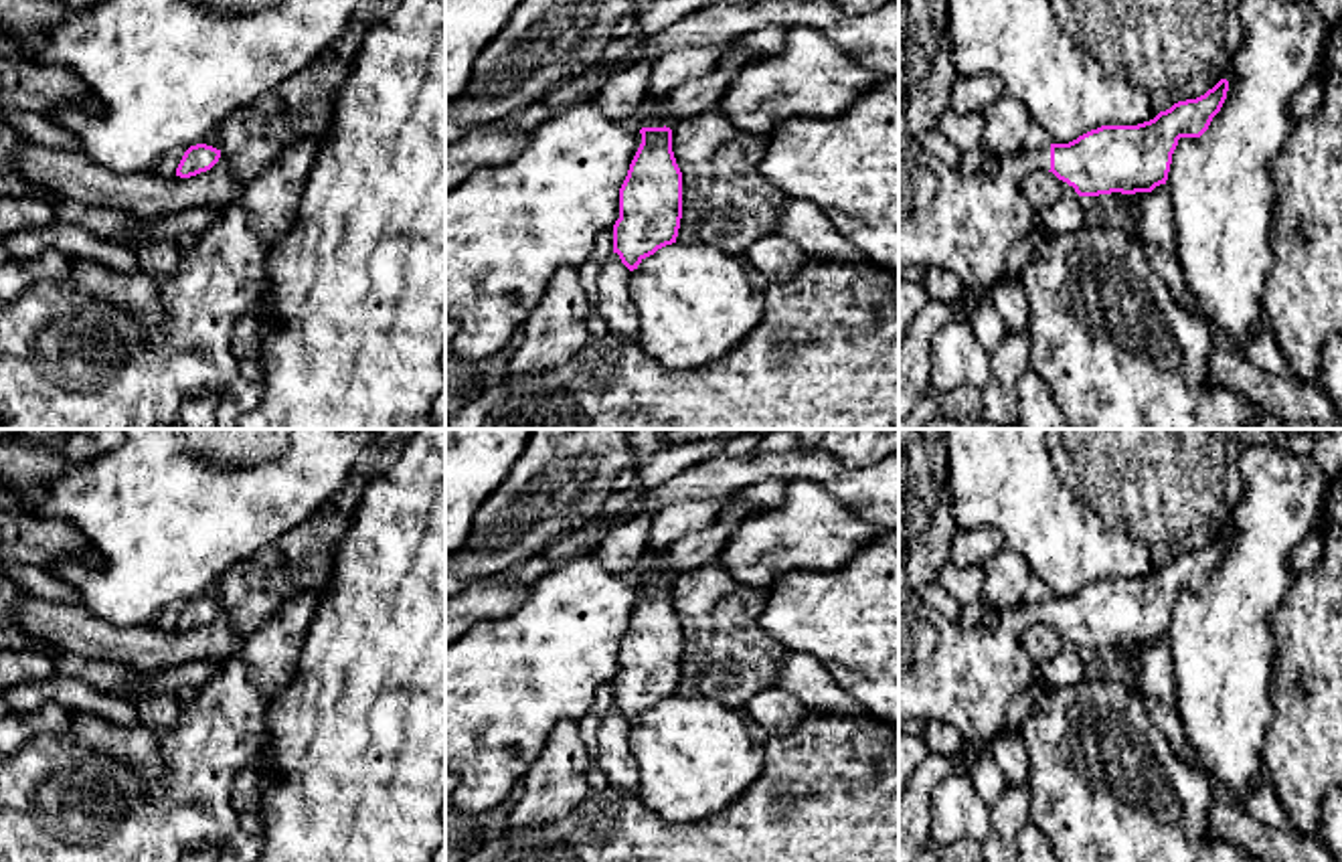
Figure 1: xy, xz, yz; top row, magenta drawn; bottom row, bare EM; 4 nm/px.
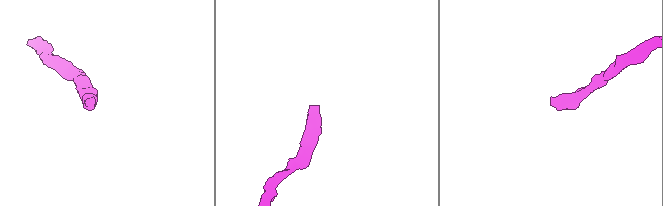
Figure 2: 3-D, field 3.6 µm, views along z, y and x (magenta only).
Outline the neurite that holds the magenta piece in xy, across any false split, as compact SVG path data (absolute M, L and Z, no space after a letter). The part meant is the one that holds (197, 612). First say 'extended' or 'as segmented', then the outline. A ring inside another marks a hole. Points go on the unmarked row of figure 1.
as segmented; M206 597L190 599L176 621L176 629L190 631L200 625L206 625L219 615L219 611L221 611L221 603L213 599Z

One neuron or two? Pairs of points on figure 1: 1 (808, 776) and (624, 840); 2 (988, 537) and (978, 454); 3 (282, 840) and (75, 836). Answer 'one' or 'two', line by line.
1: one
2: two
3: two

